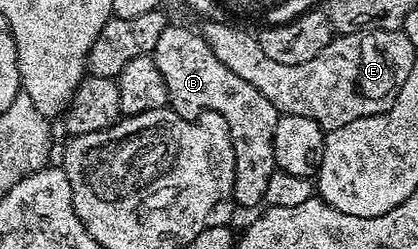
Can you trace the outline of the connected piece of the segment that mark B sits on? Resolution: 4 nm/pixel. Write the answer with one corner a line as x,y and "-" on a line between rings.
169,24
157,40
153,57
165,80
170,109
183,119
194,119
205,111
215,111
225,116
235,153
235,205
239,208
260,205
269,176
273,176
277,169
273,152
273,136
281,117
277,107
269,104
269,100
265,100
265,96
261,96
253,84
229,72
198,29

